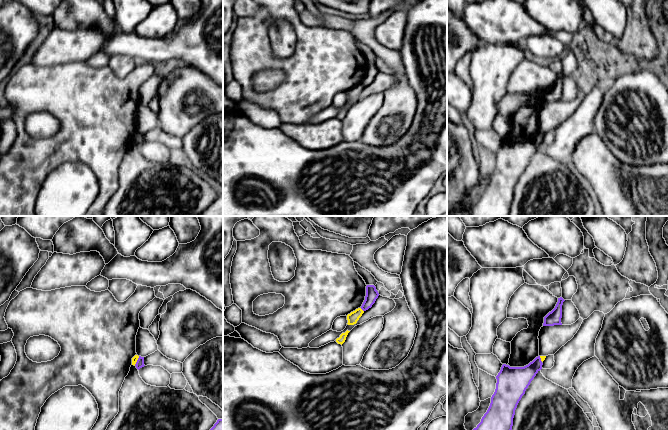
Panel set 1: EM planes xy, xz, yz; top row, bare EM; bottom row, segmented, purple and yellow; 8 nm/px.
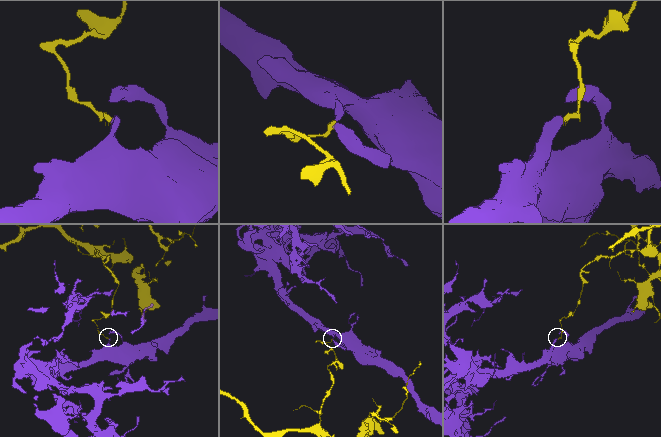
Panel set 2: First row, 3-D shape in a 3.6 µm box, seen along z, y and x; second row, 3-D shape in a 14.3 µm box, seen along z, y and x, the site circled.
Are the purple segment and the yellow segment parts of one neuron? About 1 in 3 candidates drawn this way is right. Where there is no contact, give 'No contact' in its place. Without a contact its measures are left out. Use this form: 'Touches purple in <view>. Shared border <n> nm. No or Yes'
Touches purple in xz. Shared border 40 nm. No

